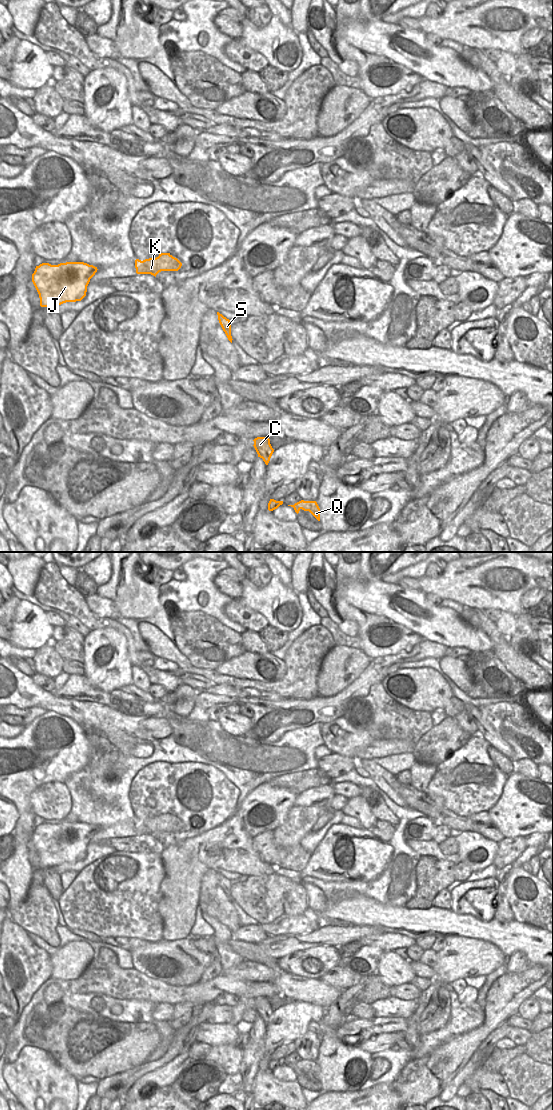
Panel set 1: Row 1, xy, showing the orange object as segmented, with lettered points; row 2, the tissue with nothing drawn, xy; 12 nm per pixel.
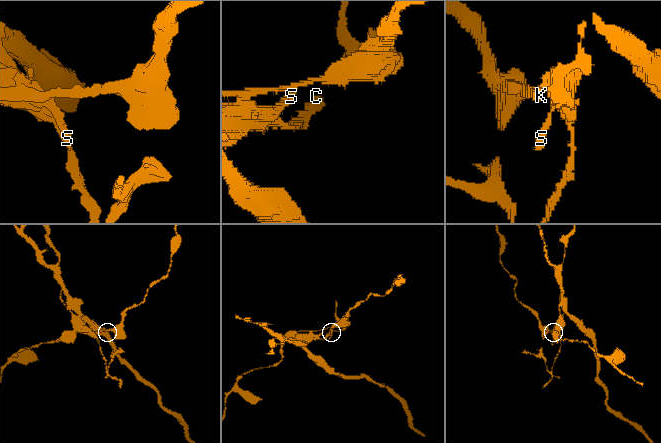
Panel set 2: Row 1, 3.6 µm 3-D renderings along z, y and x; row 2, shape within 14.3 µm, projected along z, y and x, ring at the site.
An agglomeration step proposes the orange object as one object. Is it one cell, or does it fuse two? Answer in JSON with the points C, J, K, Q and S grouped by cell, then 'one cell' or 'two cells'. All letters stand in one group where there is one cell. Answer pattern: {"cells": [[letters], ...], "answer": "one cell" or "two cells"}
{"cells": [["C", "Q", "S"], ["J", "K"]], "answer": "two cells"}

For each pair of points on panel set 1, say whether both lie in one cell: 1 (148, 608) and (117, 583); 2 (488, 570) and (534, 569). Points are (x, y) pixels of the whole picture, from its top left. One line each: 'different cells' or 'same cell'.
1: same cell
2: same cell

